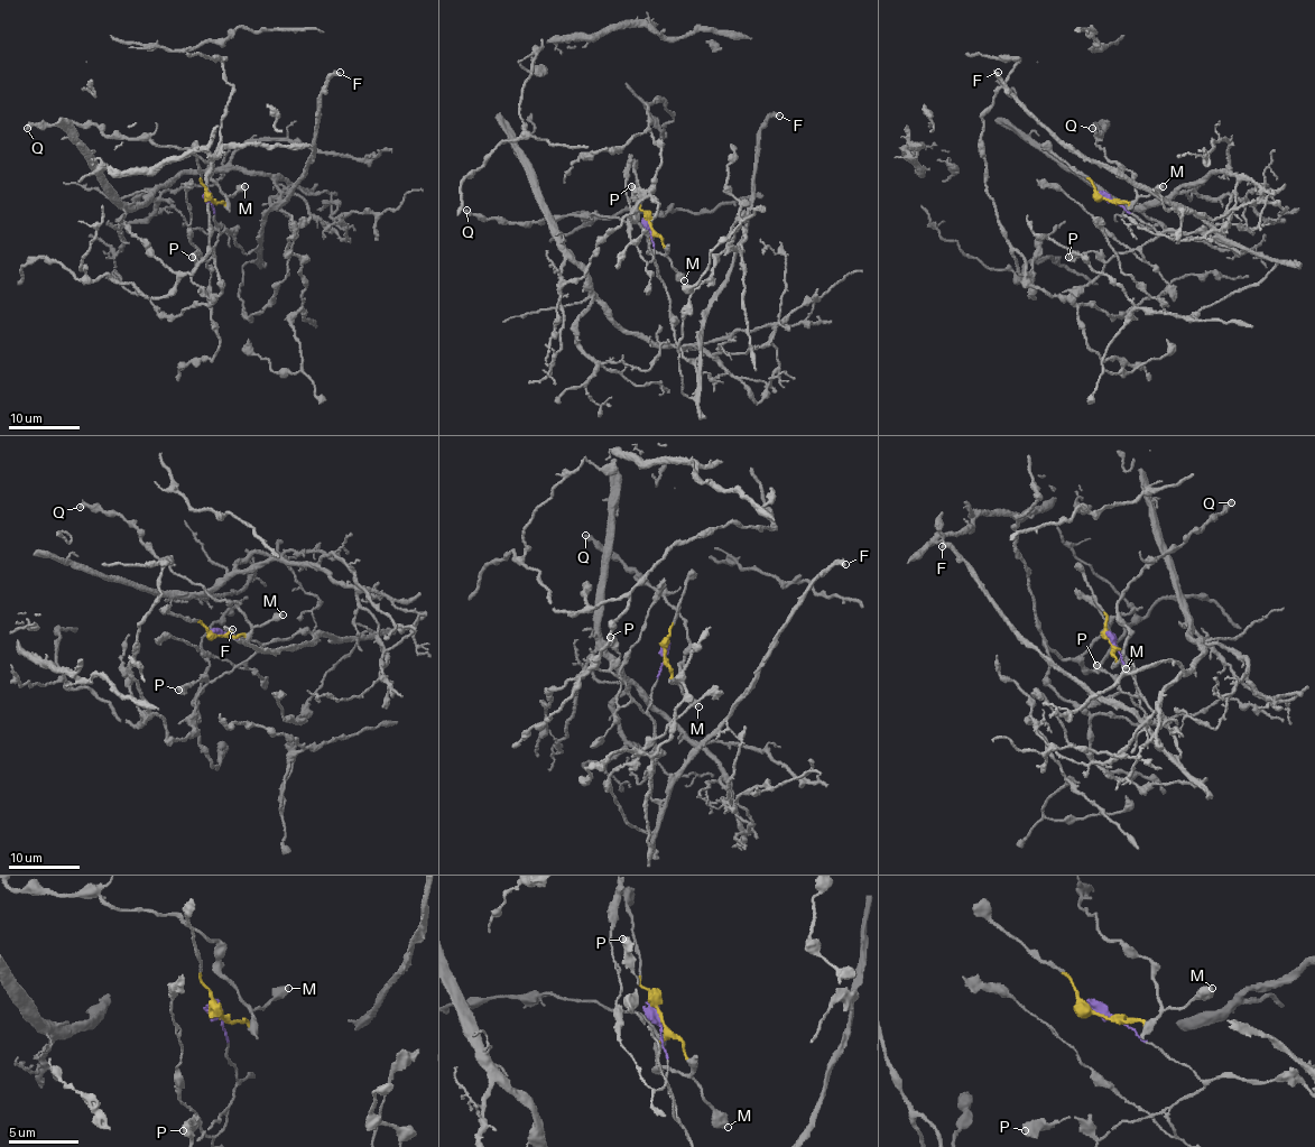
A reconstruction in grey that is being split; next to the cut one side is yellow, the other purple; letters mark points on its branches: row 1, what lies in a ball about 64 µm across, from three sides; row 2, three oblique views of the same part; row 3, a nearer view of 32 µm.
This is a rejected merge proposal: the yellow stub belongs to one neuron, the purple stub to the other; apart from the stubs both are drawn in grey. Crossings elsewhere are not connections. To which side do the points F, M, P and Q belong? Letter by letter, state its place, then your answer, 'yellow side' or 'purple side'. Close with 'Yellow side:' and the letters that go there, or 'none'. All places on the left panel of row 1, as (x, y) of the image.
F: (340, 72) | purple side
M: (244, 186) | yellow side
P: (192, 257) | purple side
Q: (27, 128) | yellow side
Yellow side: M, Q

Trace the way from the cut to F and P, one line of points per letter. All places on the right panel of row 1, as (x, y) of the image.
F: (1104, 197), (1158, 231), (1210, 233), (1243, 251), (1198, 218), (1070, 151), (997, 72)
P: (1104, 197), (1116, 200), (1158, 234), (1135, 249), (1118, 252), (1109, 261), (1092, 251), (1067, 258)

